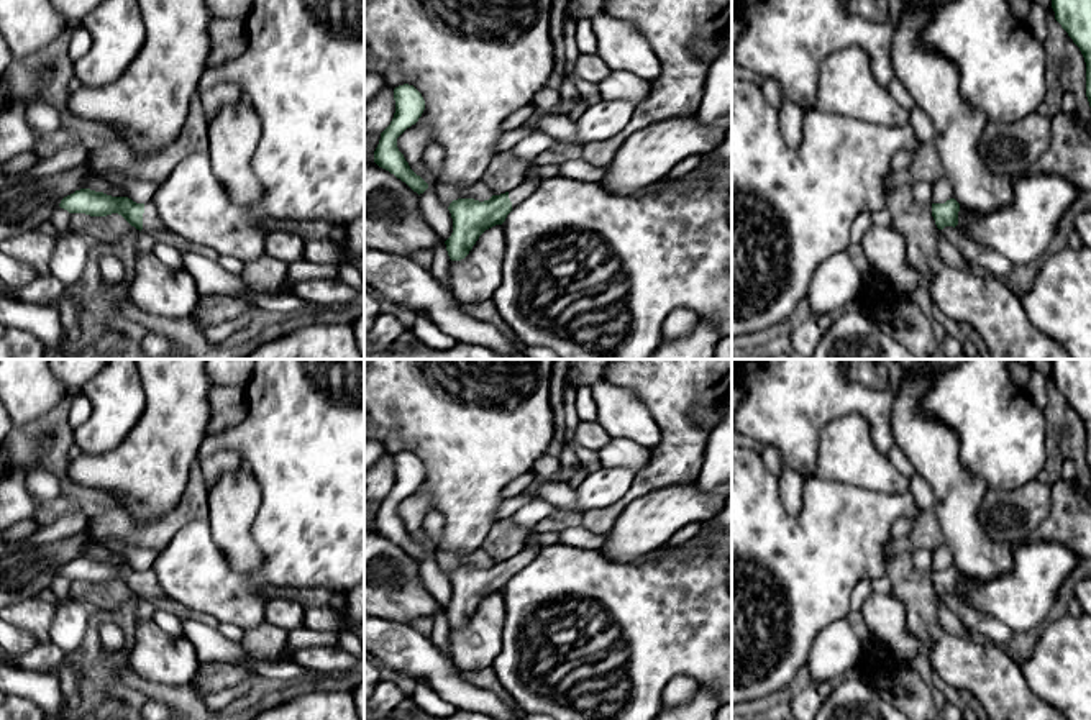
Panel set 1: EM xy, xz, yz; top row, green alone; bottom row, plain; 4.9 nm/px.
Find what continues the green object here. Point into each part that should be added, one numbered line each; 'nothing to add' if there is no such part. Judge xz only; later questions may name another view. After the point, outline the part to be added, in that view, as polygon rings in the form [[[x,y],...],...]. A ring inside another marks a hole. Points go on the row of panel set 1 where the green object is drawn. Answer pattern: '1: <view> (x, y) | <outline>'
1: xz (527, 187) | [[[543,179],[523,180],[515,189],[509,192],[509,198],[512,202],[512,208],[520,205],[527,197],[530,197],[540,185]]]

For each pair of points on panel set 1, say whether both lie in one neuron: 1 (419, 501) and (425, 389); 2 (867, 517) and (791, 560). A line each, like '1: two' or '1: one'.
1: two
2: one

